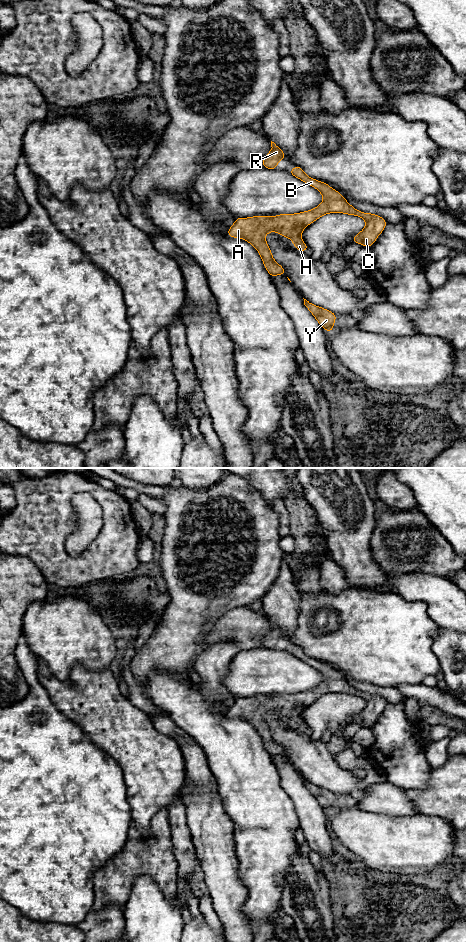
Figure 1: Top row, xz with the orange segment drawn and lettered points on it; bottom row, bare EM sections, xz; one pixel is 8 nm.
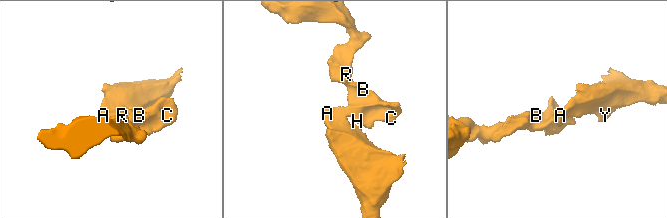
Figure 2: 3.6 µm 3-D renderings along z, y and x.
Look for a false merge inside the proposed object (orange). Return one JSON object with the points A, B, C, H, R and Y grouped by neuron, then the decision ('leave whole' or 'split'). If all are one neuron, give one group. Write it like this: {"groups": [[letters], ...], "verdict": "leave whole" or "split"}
{"groups": [["A", "B", "C", "H", "R", "Y"]], "verdict": "leave whole"}

